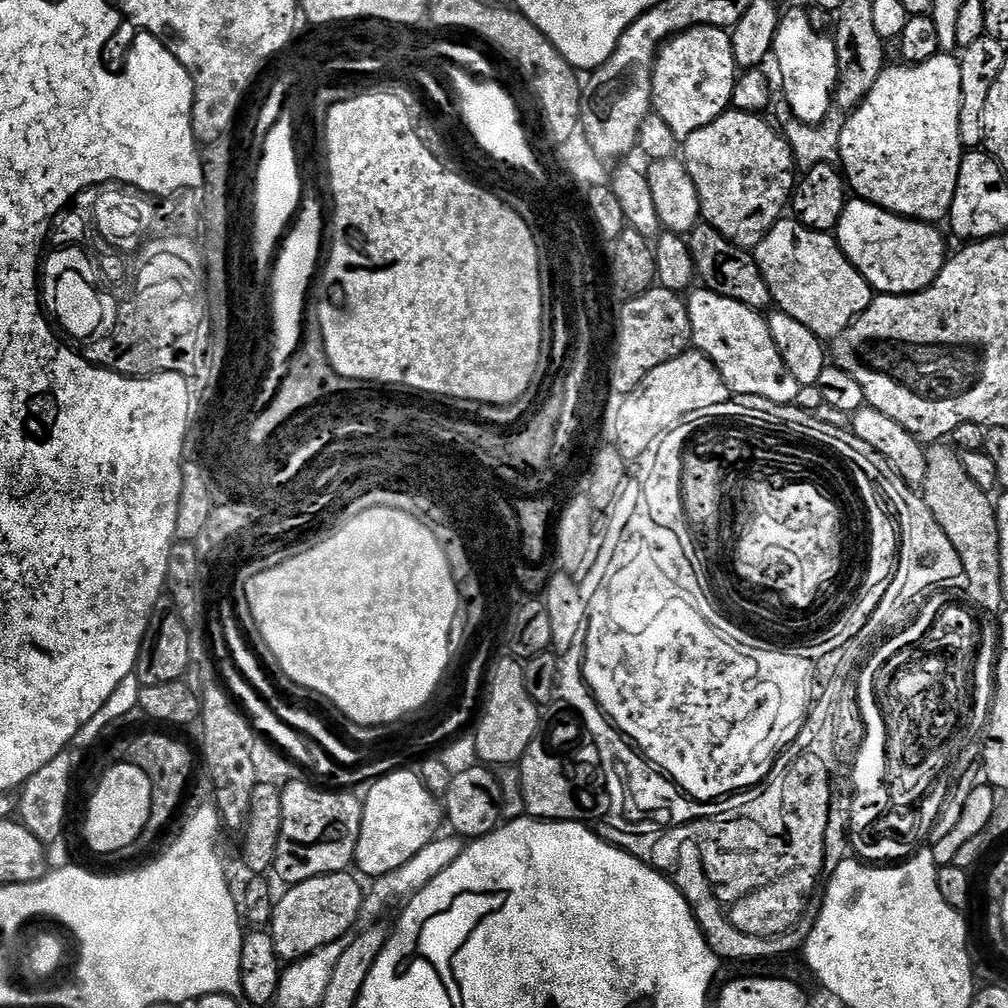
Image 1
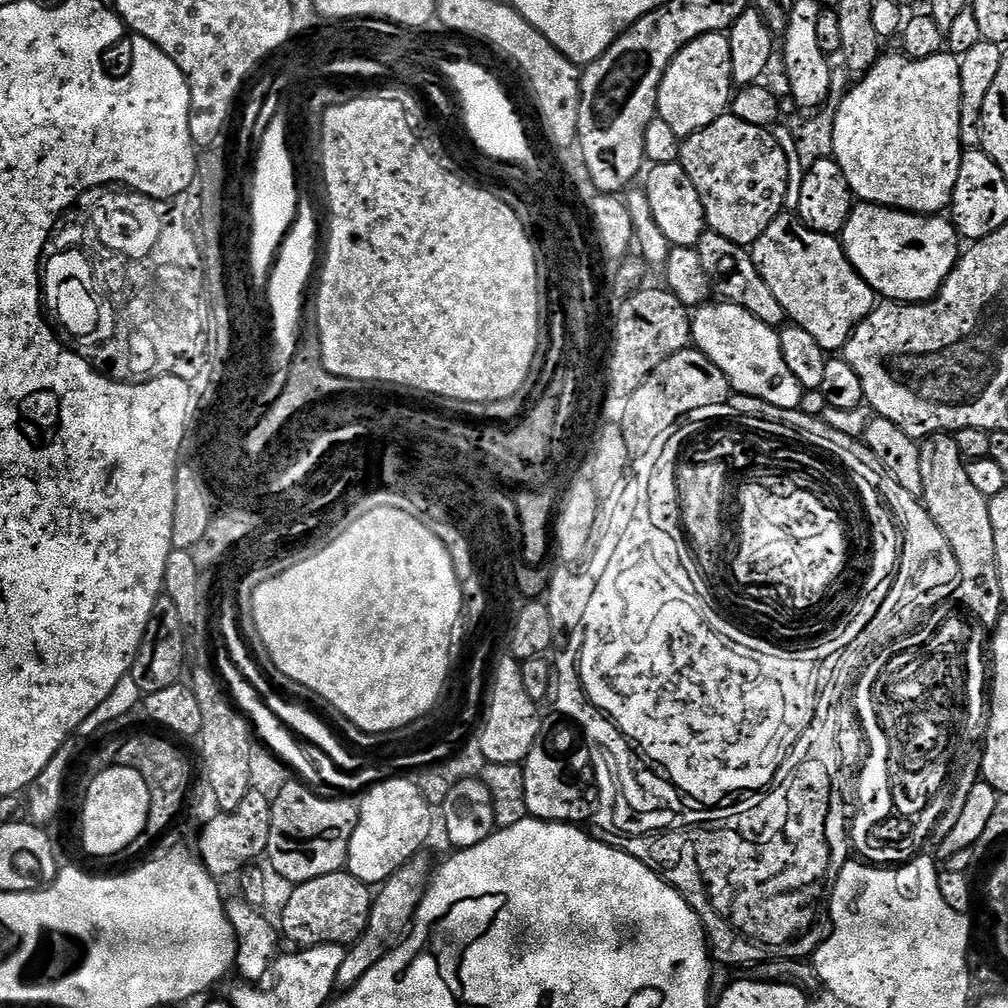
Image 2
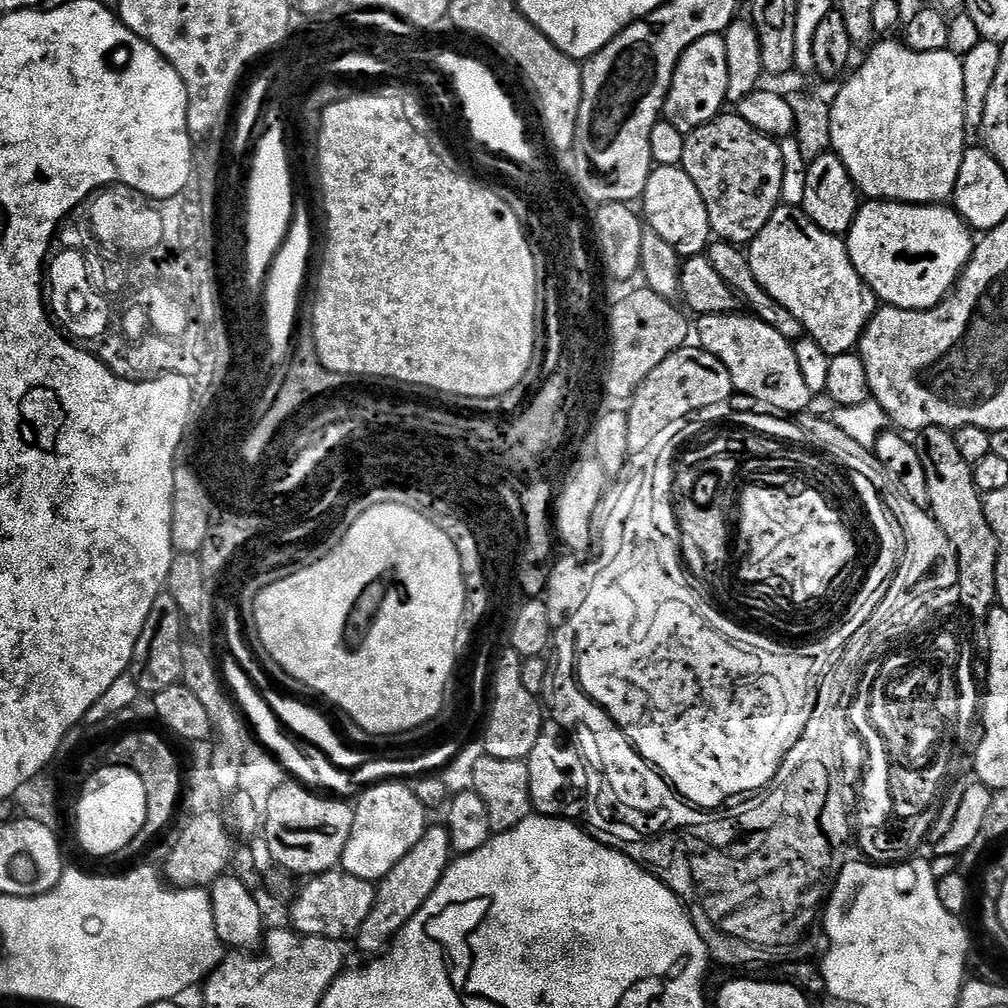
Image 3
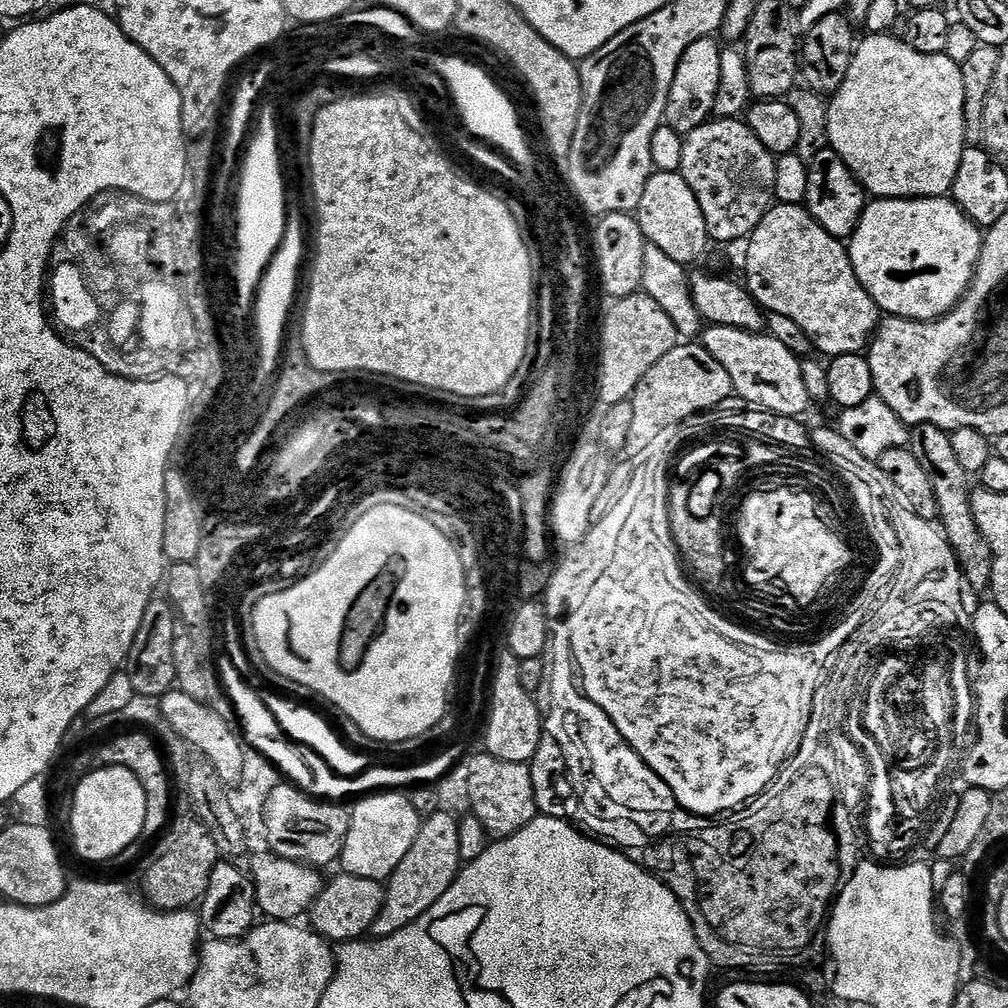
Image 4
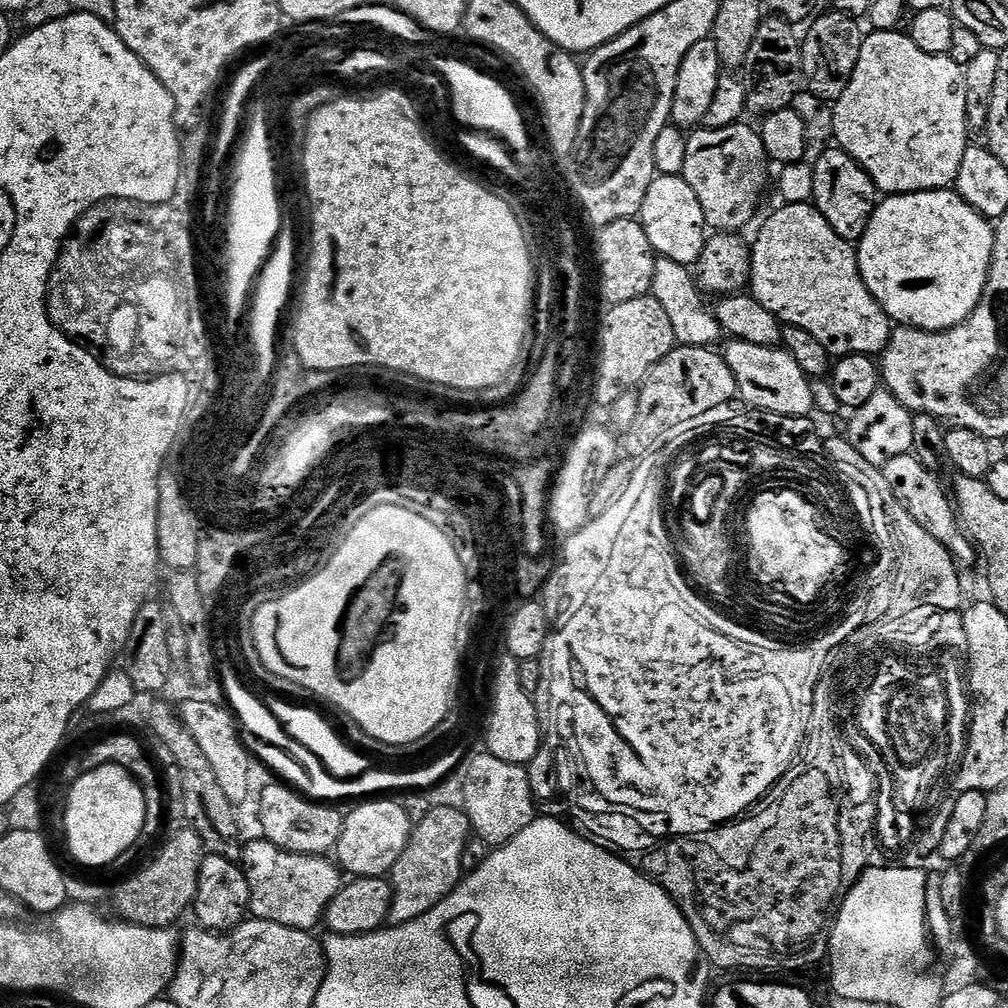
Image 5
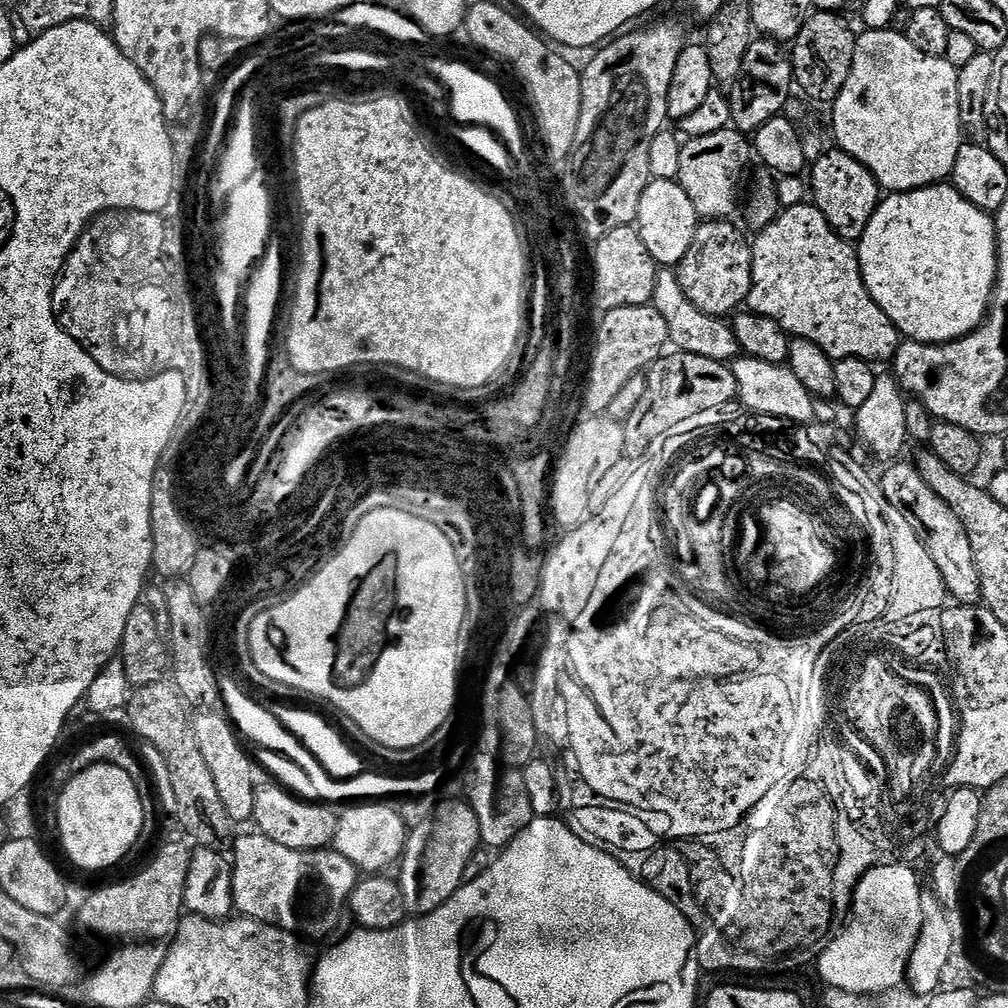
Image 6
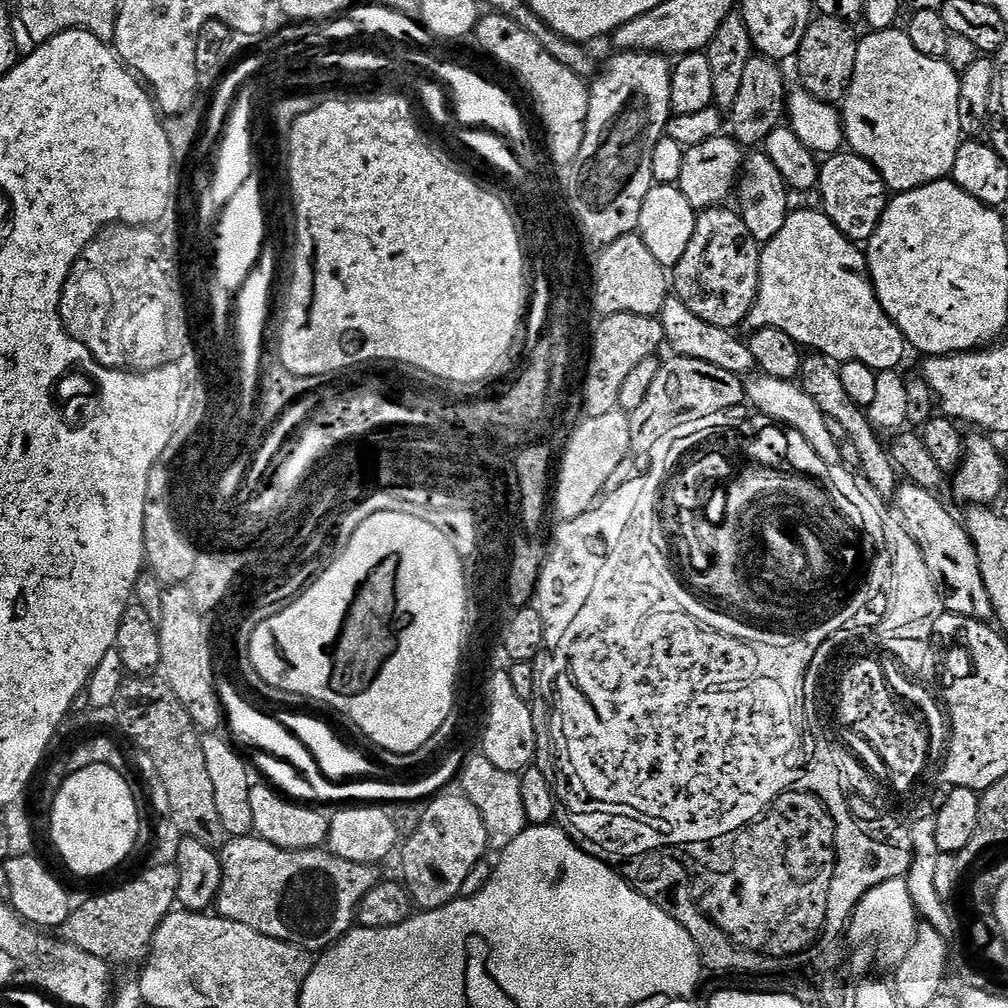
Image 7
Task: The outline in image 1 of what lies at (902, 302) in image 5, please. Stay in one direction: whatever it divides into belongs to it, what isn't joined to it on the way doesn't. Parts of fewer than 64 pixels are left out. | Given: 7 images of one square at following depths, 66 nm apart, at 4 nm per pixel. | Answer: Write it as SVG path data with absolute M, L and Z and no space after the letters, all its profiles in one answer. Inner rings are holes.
M852 198L842 210L834 235L848 261L877 293L911 296L932 285L950 255L943 234L936 228L935 223L896 216L869 200Z

